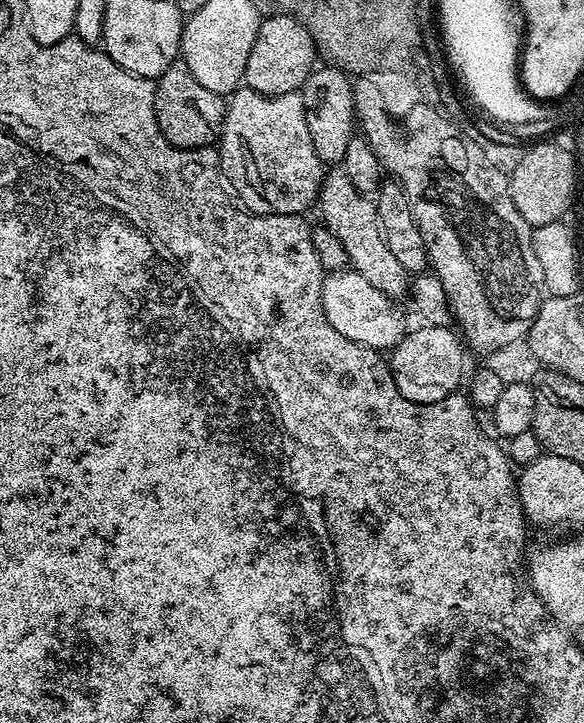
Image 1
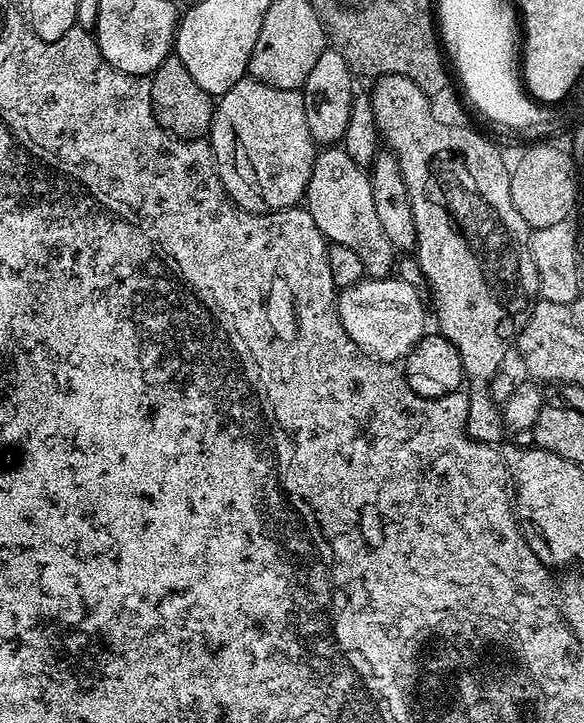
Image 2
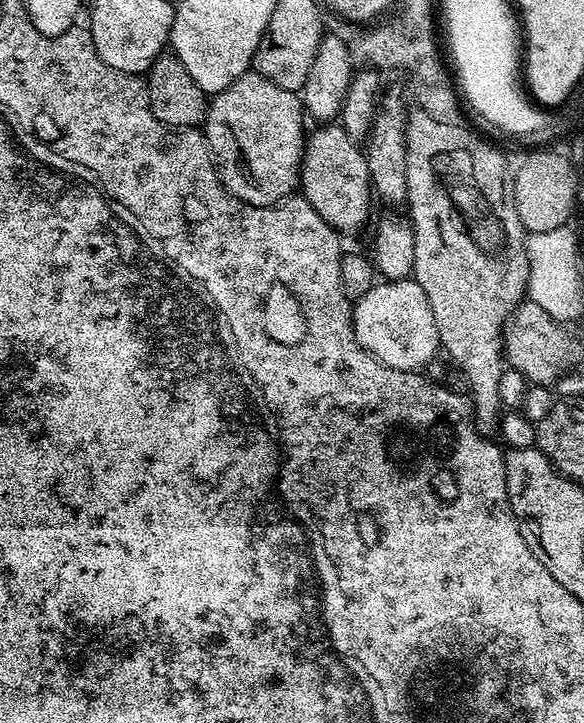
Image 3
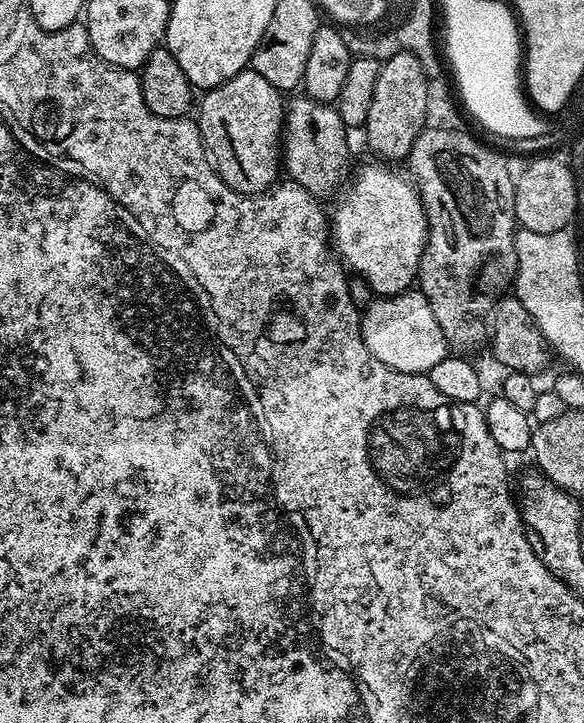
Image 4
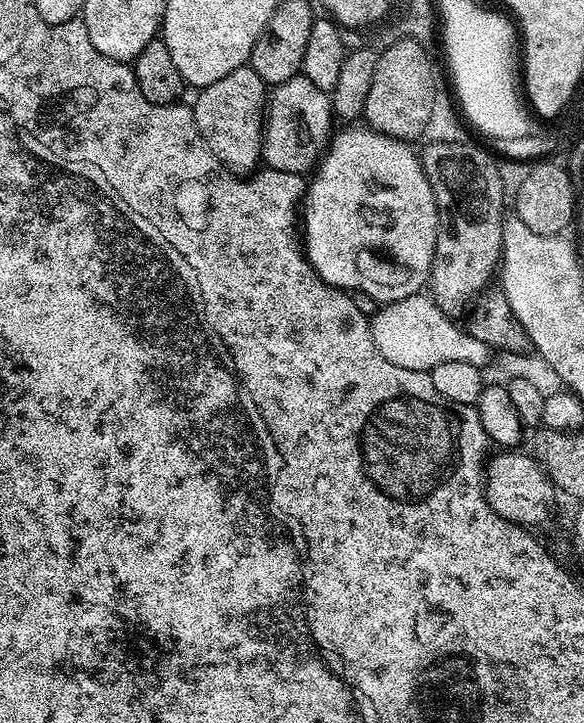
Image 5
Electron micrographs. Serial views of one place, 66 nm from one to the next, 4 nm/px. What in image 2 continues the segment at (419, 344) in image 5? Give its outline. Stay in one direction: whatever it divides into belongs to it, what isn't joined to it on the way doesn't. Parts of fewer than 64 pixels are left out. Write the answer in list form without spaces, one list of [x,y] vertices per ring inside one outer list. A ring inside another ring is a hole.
[[[363,278],[336,297],[342,326],[363,352],[378,360],[400,362],[426,335],[424,300],[415,283],[407,278]]]

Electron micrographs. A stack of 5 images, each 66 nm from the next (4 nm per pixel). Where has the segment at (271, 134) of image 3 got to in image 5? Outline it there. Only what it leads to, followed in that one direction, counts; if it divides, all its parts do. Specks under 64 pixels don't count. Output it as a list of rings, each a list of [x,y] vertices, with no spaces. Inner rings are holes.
[[[245,66],[238,70],[230,70],[226,78],[218,78],[218,82],[210,82],[210,86],[199,89],[195,95],[196,104],[191,105],[194,122],[208,149],[229,168],[244,174],[251,173],[262,160],[260,137],[266,119],[264,80],[258,78],[252,67]]]

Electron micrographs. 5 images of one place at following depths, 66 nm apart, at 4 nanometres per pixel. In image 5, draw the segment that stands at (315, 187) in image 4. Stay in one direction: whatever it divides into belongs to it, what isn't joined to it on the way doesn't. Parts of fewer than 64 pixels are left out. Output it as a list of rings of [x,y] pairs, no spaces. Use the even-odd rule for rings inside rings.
[[[301,74],[275,85],[266,96],[266,119],[260,137],[263,163],[269,168],[307,173],[321,159],[330,143],[334,132],[332,120],[334,113],[331,95],[314,86],[310,78]]]

